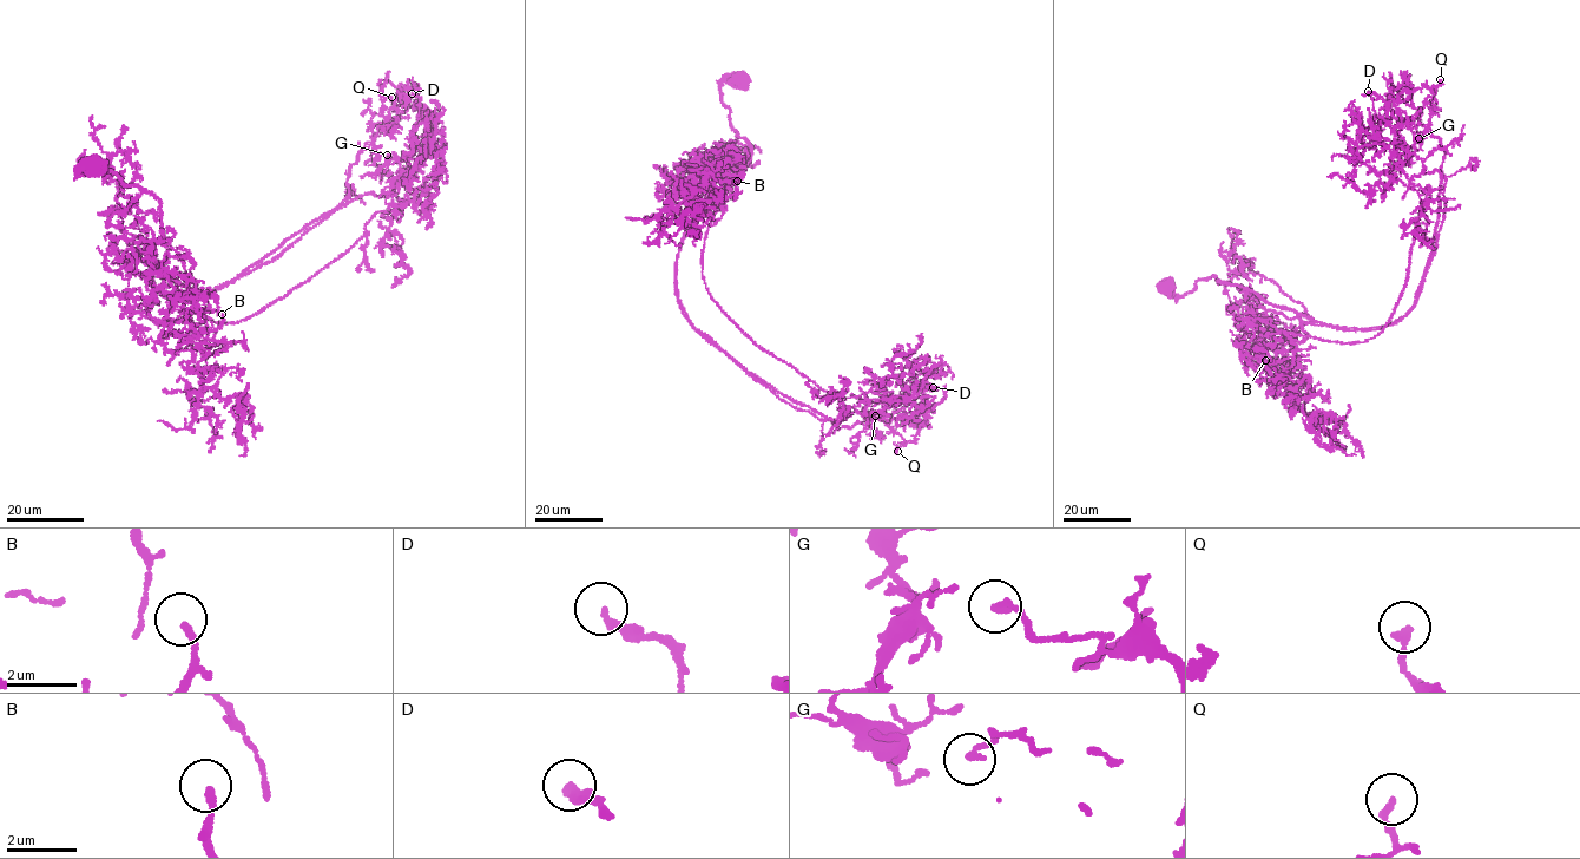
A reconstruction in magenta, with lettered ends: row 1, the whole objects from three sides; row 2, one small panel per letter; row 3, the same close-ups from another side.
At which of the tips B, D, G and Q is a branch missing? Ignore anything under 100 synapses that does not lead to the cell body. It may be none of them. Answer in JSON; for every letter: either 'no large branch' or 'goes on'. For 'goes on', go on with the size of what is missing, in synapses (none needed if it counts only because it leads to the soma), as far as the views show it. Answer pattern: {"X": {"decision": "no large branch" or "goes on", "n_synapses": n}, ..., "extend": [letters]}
{"B": {"decision": "no large branch"}, "D": {"decision": "no large branch"}, "G": {"decision": "no large branch"}, "Q": {"decision": "no large branch"}, "extend": []}

